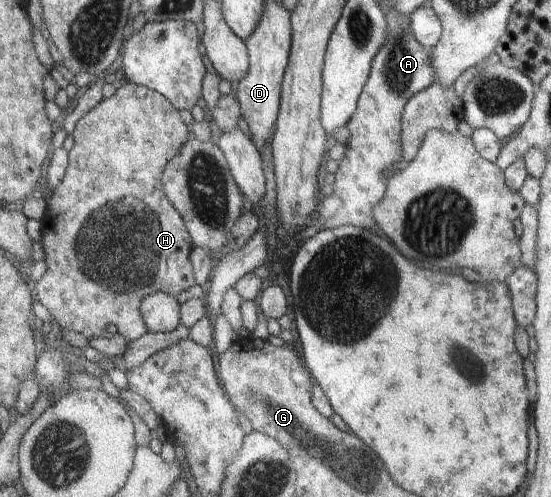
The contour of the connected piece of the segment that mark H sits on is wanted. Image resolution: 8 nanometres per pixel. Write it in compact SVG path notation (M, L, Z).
M126 83L122 85L115 94L110 98L102 98L102 100L87 112L81 118L74 128L73 132L73 148L68 151L68 165L65 171L65 176L61 180L61 184L55 188L49 204L45 209L45 218L41 220L44 228L42 229L41 244L43 252L45 252L45 262L47 262L47 270L45 274L38 280L34 286L33 293L43 306L51 313L54 320L59 323L61 328L71 330L71 332L79 333L86 337L89 341L93 338L103 338L107 332L109 324L115 324L118 334L122 337L125 336L127 340L134 341L141 338L148 332L147 326L141 318L140 306L142 300L150 294L156 292L164 292L177 298L177 295L189 288L195 286L196 280L191 266L190 254L193 247L191 235L185 222L180 214L175 212L175 208L169 204L169 200L165 198L161 186L161 174L167 166L169 160L173 160L179 154L181 146L187 142L189 137L192 137L188 126L181 120L179 111L157 91L150 88L135 84Z

